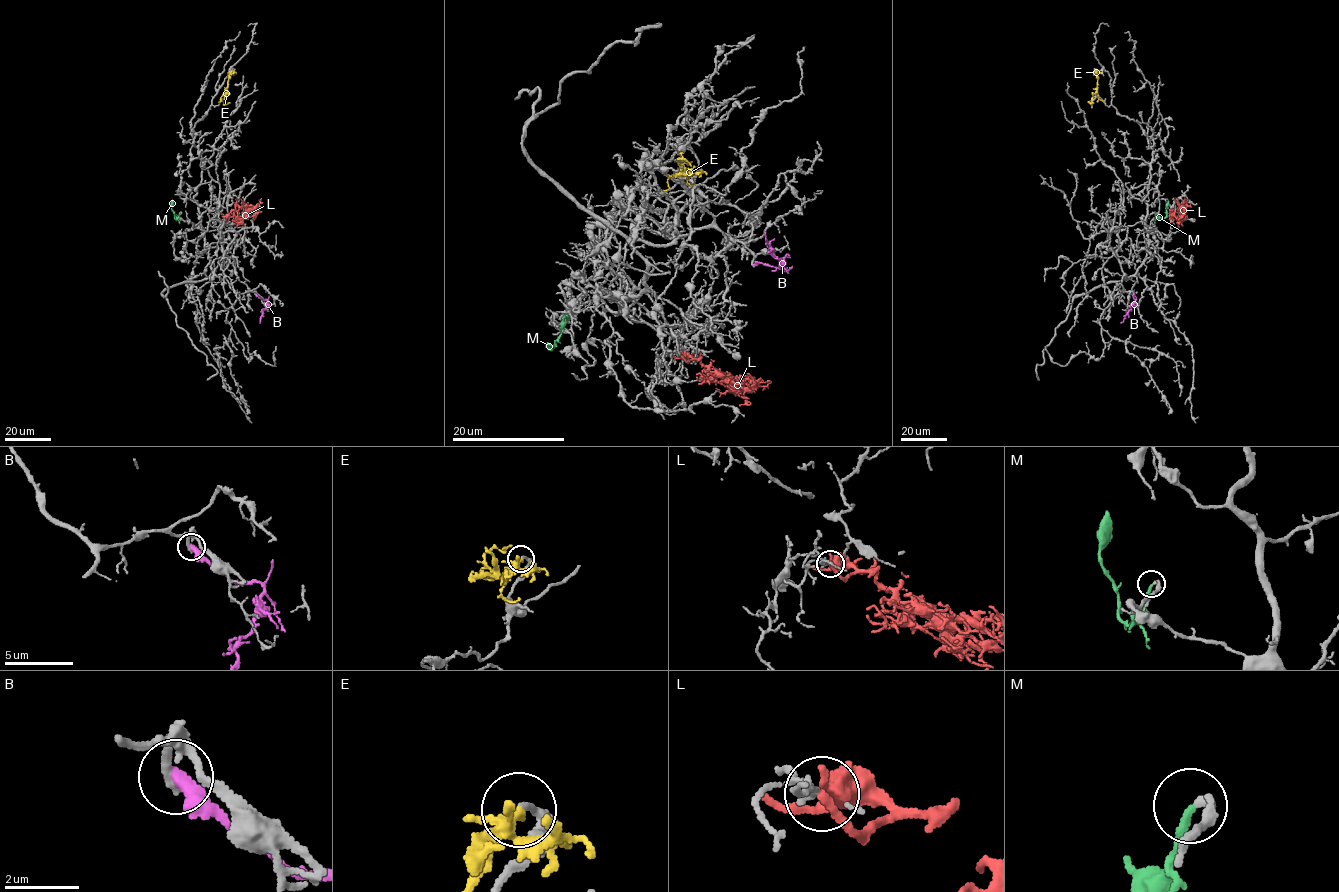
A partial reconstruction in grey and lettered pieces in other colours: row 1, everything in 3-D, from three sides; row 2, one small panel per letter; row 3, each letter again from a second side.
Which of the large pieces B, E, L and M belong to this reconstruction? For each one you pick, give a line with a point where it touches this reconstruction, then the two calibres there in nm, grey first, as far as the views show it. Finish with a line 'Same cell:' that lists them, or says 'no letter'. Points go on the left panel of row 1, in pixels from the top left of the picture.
M: Touches grey at (180, 212). Thickness 220 nm (grey) against 240 nm
Same cell: M

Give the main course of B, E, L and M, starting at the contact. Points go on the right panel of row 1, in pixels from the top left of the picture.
B: (1134, 294), (1134, 305), (1121, 323)
E: (1094, 71), (1098, 84), (1091, 102), (1094, 103)
L: (1171, 222), (1174, 211), (1177, 217), (1184, 207), (1176, 199)
M: (1155, 212), (1157, 216), (1165, 218), (1168, 200)

